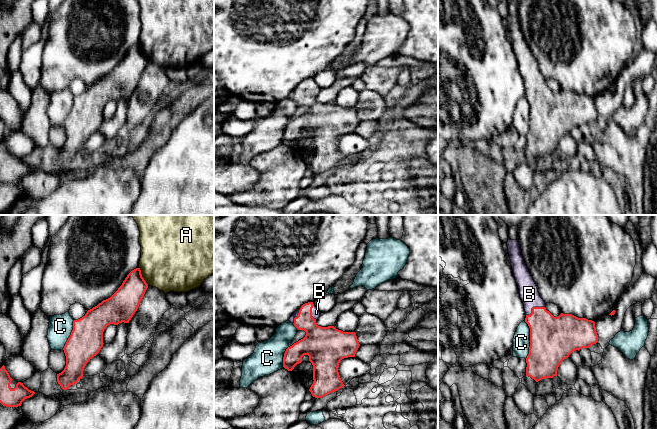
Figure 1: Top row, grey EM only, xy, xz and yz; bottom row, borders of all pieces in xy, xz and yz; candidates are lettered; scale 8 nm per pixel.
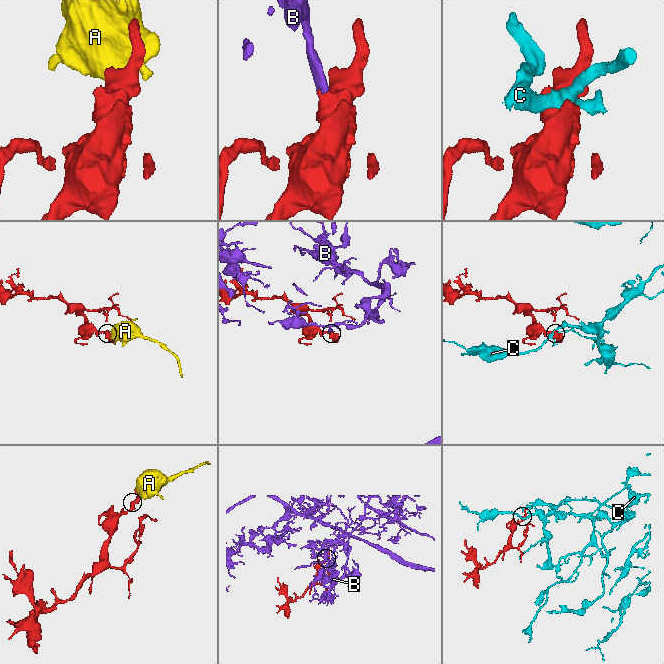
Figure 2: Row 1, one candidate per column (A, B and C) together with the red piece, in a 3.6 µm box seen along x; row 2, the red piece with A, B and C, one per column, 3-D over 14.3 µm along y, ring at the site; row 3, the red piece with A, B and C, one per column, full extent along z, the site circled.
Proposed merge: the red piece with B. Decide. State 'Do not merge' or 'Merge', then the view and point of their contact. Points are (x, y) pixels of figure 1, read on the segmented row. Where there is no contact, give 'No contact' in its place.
Merge. Touches red at yz (534, 307)

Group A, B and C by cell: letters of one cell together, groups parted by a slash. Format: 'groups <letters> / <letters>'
groups A / B / C

